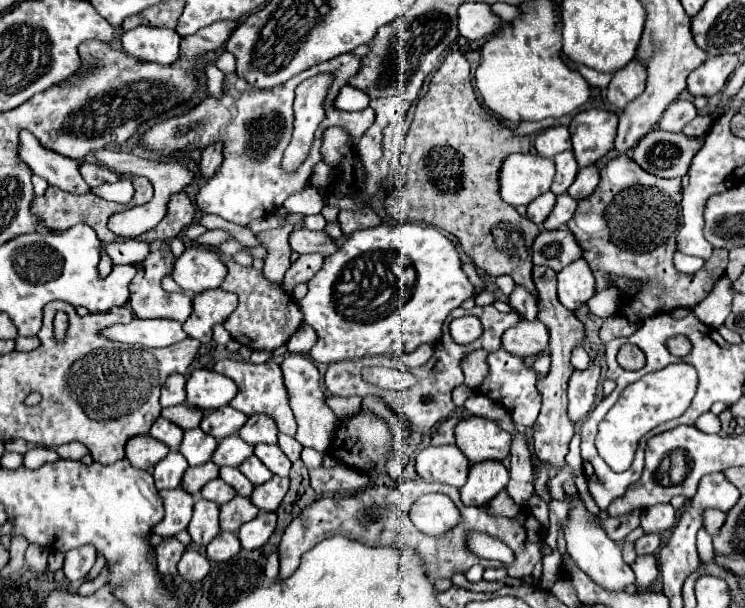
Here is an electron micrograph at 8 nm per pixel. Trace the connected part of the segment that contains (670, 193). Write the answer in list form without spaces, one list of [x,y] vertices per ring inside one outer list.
[[[628,154],[612,158],[600,174],[602,180],[598,188],[578,204],[572,220],[568,222],[568,228],[580,242],[584,258],[596,278],[596,292],[612,284],[608,278],[610,274],[642,286],[642,290],[638,288],[634,296],[620,298],[618,314],[628,320],[640,320],[640,316],[644,320],[656,314],[672,312],[674,308],[694,308],[708,296],[716,280],[726,272],[728,252],[718,254],[718,250],[714,250],[714,256],[710,256],[696,274],[682,274],[674,268],[674,222],[680,222],[682,200],[680,180],[656,178],[640,170]]]

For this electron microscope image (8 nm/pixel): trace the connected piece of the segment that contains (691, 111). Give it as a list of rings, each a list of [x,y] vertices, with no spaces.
[[[678,98],[676,102],[672,102],[672,106],[668,106],[668,110],[664,110],[658,128],[660,130],[668,130],[668,132],[682,132],[682,128],[692,122],[698,116],[696,106],[690,100],[682,100]]]

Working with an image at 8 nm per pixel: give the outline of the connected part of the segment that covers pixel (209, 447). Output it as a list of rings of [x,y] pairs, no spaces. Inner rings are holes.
[[[194,428],[194,430],[184,432],[180,452],[188,460],[190,466],[202,466],[202,464],[210,462],[216,446],[218,446],[216,438],[204,434],[200,428]]]

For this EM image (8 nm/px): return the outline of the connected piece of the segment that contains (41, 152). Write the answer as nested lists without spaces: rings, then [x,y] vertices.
[[[28,130],[20,132],[20,158],[32,168],[34,174],[46,178],[50,186],[62,188],[72,194],[90,192],[90,186],[80,174],[80,164],[72,158],[56,154],[54,150],[48,150]]]

